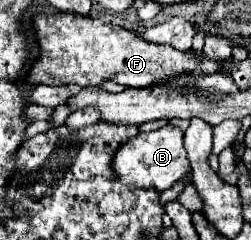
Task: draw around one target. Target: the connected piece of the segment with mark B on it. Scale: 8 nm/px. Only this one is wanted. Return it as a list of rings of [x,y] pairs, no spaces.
[[[162,126],[152,132],[140,132],[128,142],[122,142],[112,156],[112,172],[118,182],[124,182],[126,186],[140,186],[148,188],[154,186],[158,192],[170,188],[174,182],[188,178],[190,164],[186,158],[186,150],[182,146],[182,130],[174,126]]]

